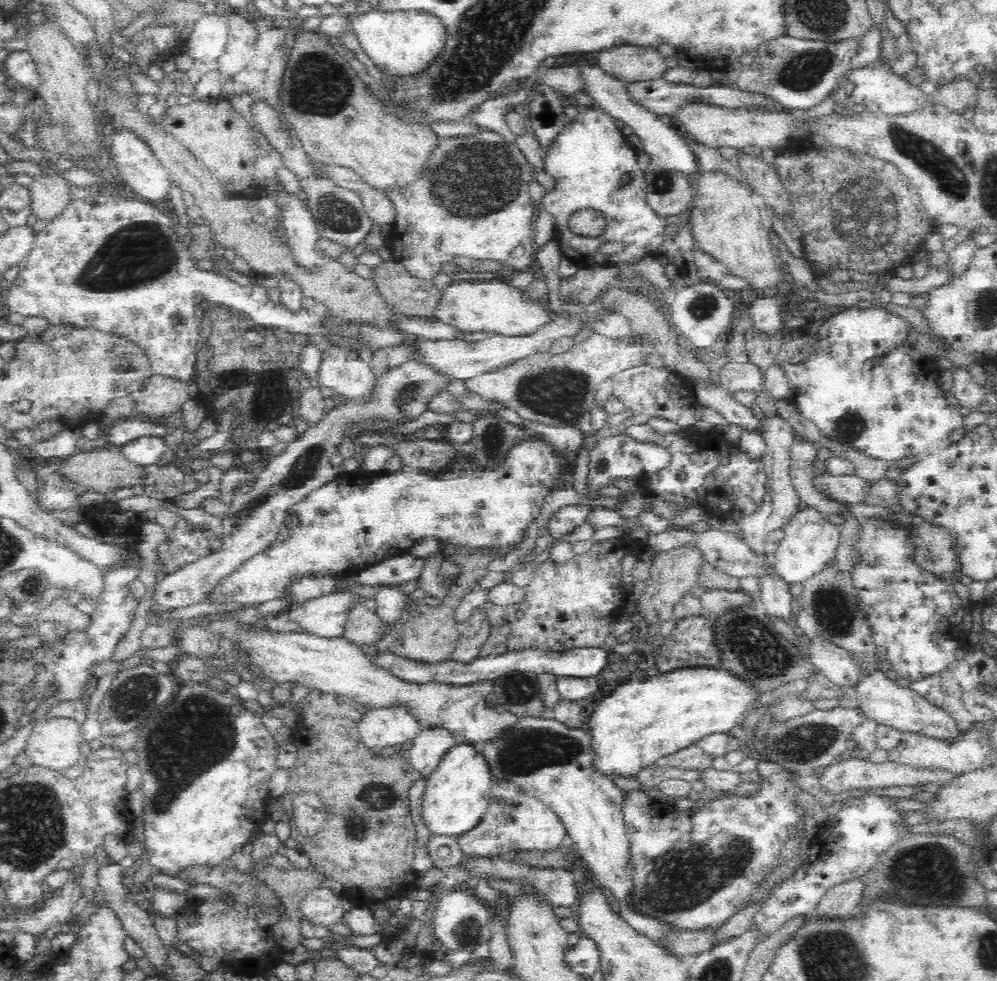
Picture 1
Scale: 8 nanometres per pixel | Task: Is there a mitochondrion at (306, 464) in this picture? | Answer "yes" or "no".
yes

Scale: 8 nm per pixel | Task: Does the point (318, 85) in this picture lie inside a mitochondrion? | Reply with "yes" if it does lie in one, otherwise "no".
yes

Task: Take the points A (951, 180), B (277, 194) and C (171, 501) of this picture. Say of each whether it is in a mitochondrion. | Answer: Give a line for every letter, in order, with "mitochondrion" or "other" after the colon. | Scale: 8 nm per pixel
A: mitochondrion
B: other
C: other

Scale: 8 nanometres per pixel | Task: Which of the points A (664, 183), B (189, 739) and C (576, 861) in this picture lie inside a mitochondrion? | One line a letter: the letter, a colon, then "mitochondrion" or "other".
A: mitochondrion
B: mitochondrion
C: other

